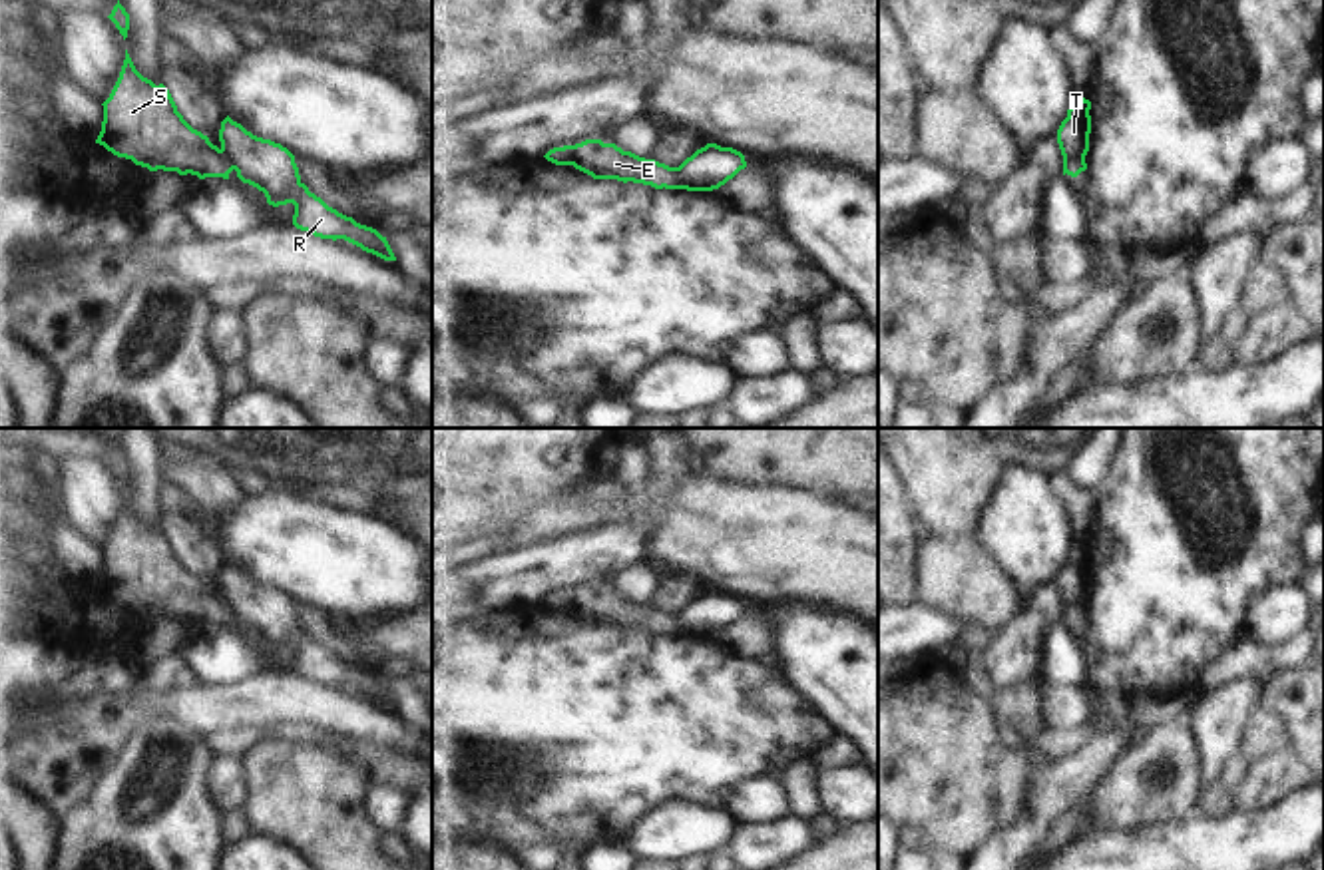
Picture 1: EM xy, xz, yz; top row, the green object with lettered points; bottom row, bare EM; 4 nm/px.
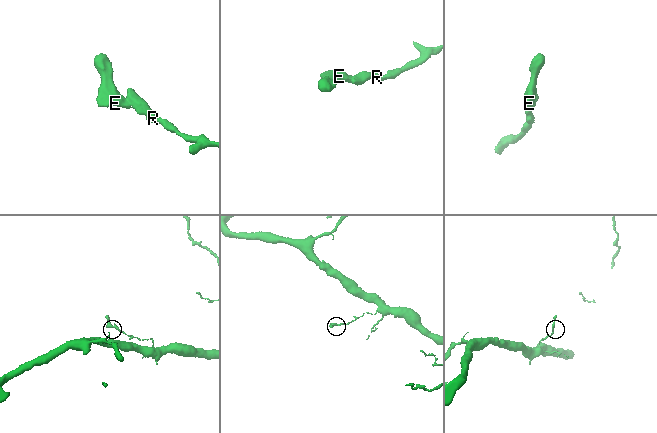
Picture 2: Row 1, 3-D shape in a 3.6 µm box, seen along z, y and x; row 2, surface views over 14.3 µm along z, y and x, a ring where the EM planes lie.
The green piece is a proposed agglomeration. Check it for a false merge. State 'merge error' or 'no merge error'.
merge error

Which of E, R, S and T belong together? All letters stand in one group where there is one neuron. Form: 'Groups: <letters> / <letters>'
Groups: E S / R T

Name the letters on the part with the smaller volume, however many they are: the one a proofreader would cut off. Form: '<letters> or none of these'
E, S

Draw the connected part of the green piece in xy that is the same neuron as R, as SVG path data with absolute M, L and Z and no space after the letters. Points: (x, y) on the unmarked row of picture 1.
M229 561L221 567L219 587L237 623L263 637L269 651L295 651L293 671L297 675L321 685L344 685L384 707L396 707L386 683L376 675L338 659L309 637L287 593L253 581Z

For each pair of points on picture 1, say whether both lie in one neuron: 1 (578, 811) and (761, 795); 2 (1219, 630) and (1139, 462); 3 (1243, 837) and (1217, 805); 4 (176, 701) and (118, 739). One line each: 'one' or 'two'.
1: two
2: one
3: two
4: two

